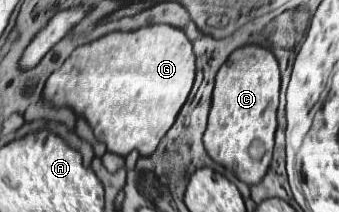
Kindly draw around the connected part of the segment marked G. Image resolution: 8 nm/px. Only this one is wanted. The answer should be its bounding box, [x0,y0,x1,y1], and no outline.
[43,25,195,157]

